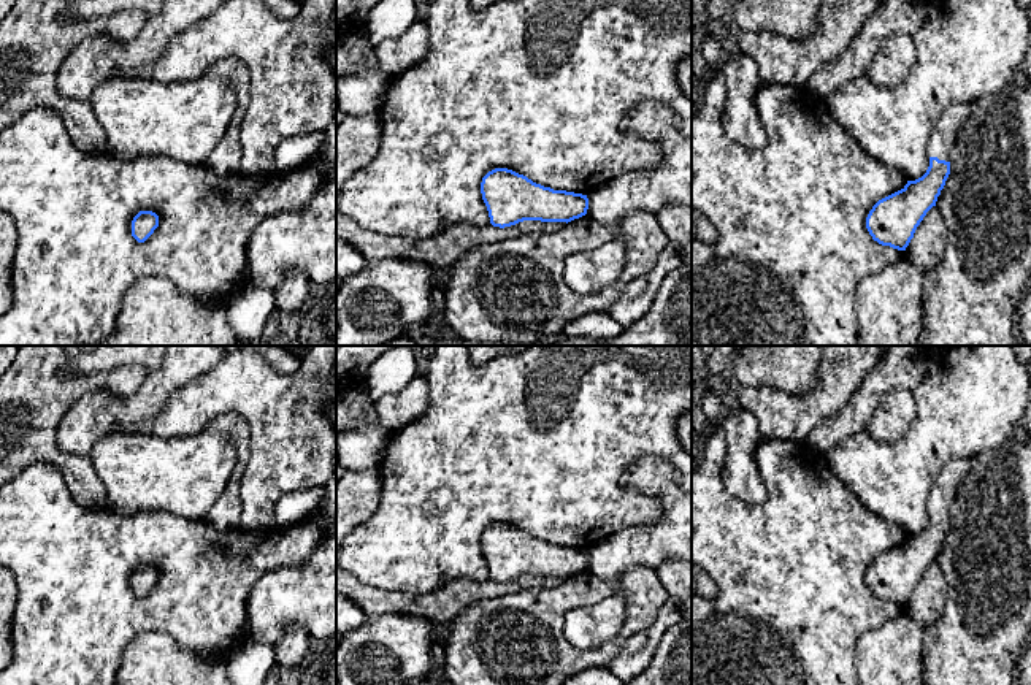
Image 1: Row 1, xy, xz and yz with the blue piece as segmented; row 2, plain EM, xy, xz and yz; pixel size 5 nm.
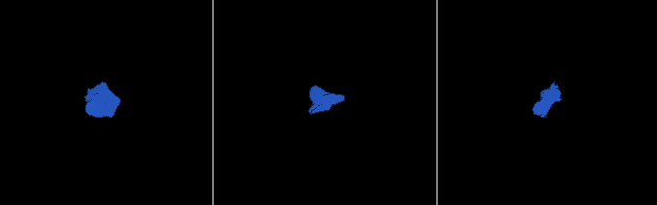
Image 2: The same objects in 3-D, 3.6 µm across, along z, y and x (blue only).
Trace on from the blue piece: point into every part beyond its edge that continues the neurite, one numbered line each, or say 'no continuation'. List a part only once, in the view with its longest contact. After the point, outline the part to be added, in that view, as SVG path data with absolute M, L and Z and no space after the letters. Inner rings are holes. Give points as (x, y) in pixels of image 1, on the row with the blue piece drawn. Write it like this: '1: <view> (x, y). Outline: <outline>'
1: yz (946, 132). Outline: M953 103L942 111L928 143L929 157L950 162L958 133L971 111L971 103Z

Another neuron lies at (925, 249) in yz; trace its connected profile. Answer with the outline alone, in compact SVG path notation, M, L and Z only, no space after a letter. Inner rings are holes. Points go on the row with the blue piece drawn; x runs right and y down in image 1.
M933 206L904 251L906 258L923 271L934 270L942 262L947 244L947 225L937 206Z

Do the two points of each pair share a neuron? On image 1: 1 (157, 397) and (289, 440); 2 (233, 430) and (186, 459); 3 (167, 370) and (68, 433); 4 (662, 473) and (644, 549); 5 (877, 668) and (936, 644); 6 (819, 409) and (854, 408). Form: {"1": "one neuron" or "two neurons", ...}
{"1": "two neurons", "2": "two neurons", "3": "one neuron", "4": "one neuron", "5": "two neurons", "6": "two neurons"}

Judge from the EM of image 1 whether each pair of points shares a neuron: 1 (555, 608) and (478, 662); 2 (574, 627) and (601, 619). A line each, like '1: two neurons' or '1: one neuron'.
1: one neuron
2: one neuron

